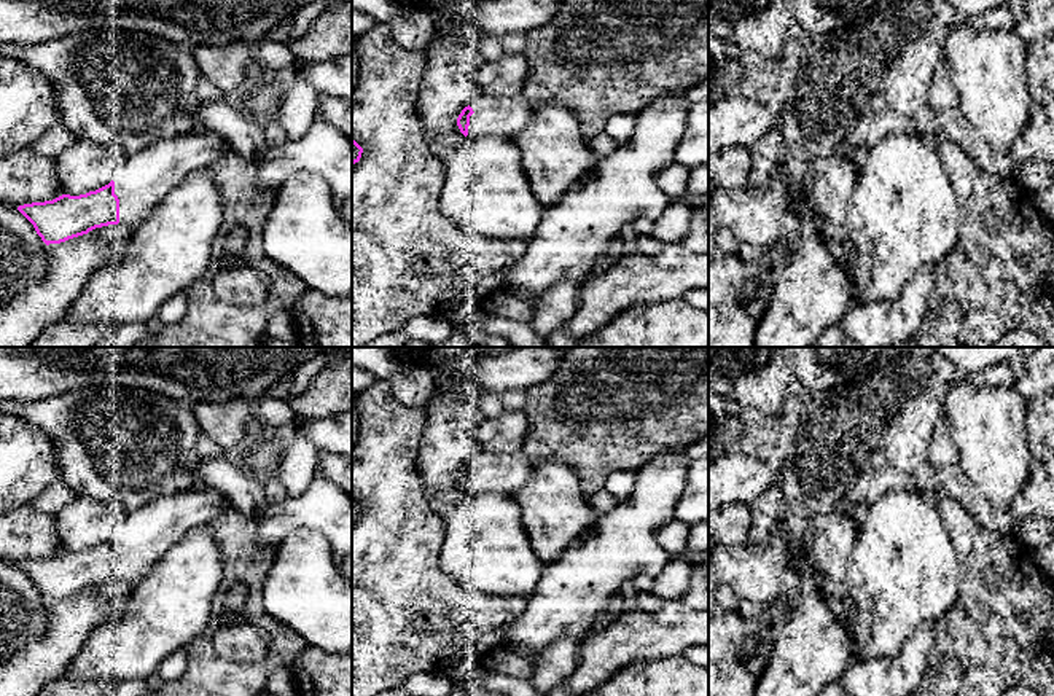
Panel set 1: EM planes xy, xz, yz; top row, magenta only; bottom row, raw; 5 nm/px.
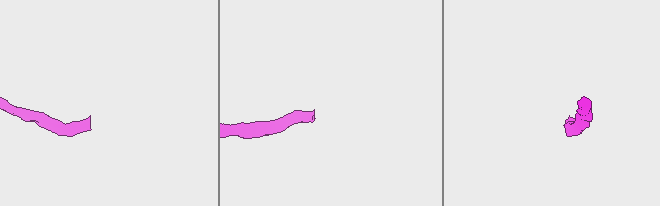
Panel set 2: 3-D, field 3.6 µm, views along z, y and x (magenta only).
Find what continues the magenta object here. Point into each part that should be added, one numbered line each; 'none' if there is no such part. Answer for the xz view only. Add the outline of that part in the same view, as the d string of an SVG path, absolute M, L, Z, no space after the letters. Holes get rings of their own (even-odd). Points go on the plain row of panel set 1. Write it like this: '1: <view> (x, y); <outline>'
1: xz (503, 473); M479 451L470 460L473 471L470 473L468 494L502 492L513 494L529 483L532 462L522 456L490 454Z

